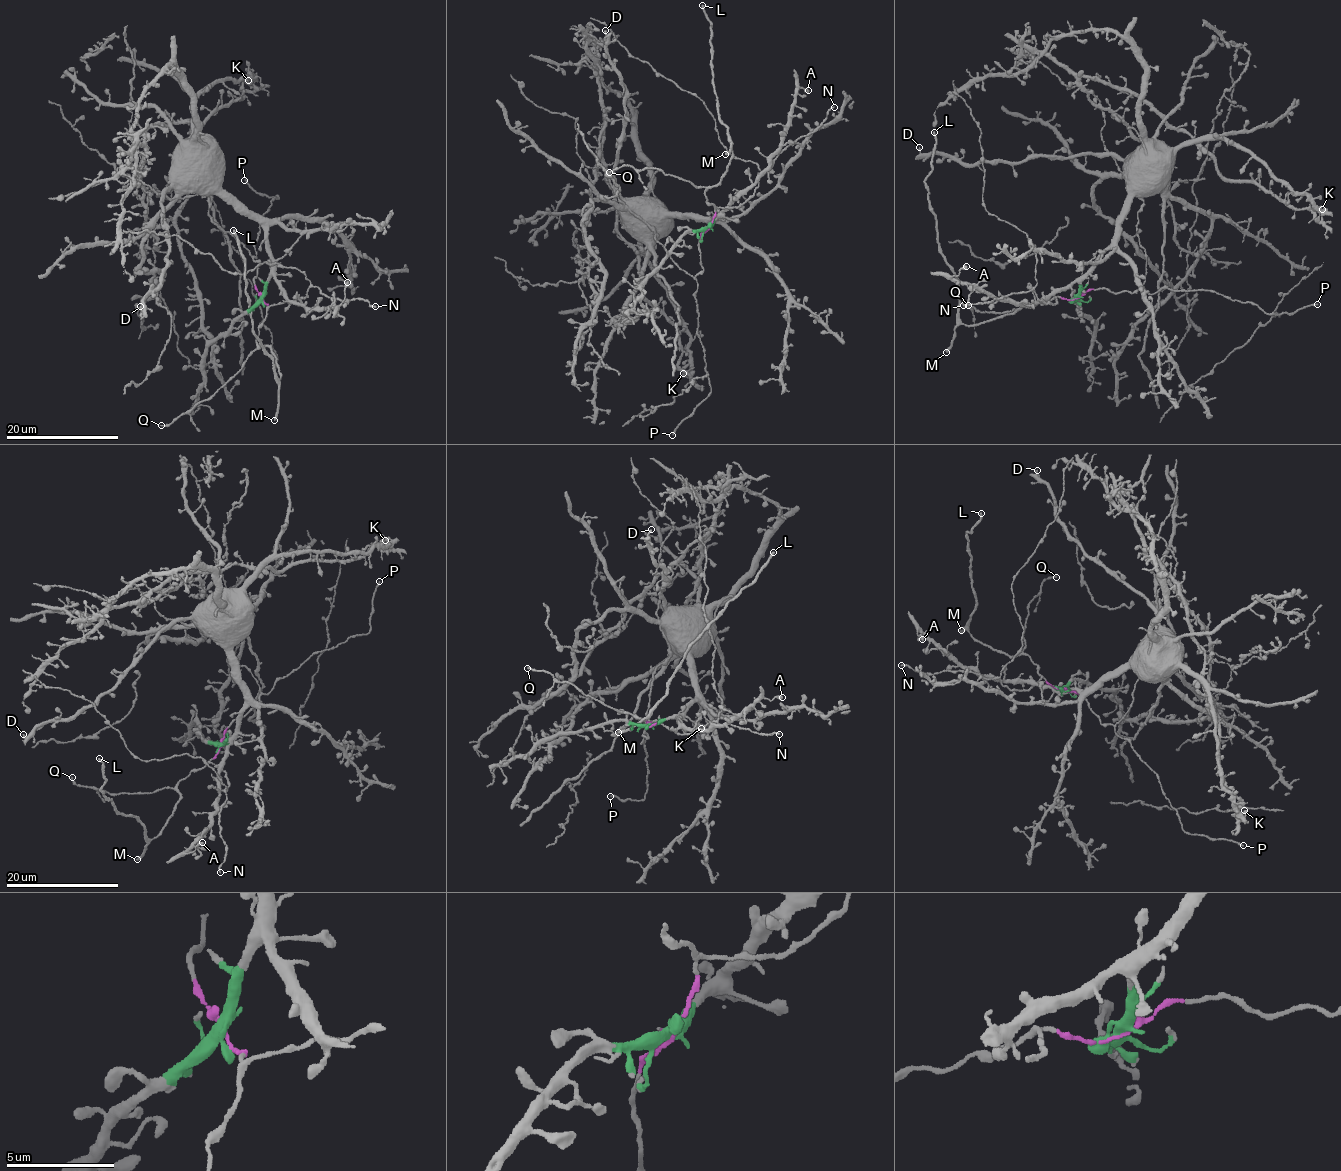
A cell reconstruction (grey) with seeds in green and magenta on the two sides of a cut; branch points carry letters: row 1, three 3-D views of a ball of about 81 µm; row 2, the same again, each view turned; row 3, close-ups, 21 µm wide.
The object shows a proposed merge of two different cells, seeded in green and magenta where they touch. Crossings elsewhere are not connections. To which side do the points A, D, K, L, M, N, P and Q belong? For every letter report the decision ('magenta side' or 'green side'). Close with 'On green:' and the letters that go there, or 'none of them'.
A: green side
D: green side
K: green side
L: magenta side
M: magenta side
N: magenta side
P: magenta side
Q: magenta side
On green: A, D, K

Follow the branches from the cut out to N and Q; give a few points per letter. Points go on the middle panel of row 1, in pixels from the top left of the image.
N: (708, 227), (716, 207), (739, 206), (746, 202), (758, 185), (759, 174), (801, 137), (812, 133), (834, 106)
Q: (708, 227), (714, 207), (708, 204), (706, 187), (697, 187), (656, 169), (641, 170), (625, 165), (609, 173)

